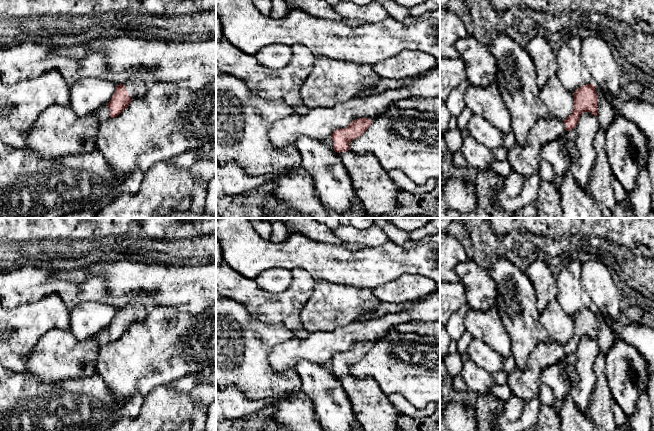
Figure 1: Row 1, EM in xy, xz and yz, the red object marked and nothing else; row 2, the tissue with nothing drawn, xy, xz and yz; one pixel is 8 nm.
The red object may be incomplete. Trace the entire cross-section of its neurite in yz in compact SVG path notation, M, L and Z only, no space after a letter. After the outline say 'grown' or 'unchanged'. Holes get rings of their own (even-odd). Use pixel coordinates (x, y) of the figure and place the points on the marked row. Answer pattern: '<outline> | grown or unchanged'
M586 84L573 93L574 108L564 120L551 115L539 119L530 129L524 146L515 145L508 149L507 162L512 172L521 175L525 180L538 173L541 163L542 147L561 136L565 131L574 129L584 112L596 116L605 130L618 112L607 101L609 93L593 84Z | grown

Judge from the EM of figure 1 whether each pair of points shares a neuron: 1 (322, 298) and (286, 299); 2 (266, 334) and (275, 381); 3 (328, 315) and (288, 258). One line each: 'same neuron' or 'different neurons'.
1: different neurons
2: same neuron
3: different neurons

